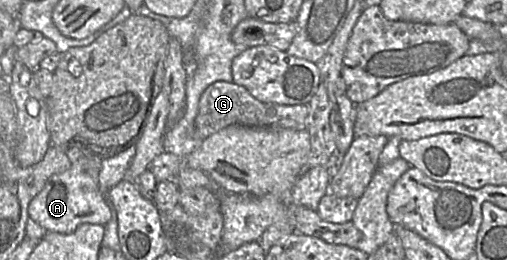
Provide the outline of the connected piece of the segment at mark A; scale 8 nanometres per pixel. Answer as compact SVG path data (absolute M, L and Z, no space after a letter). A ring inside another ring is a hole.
M82 156L71 162L67 171L51 176L30 202L29 218L48 232L61 234L69 234L84 223L105 226L111 219L111 206L99 186L101 159L103 158Z

